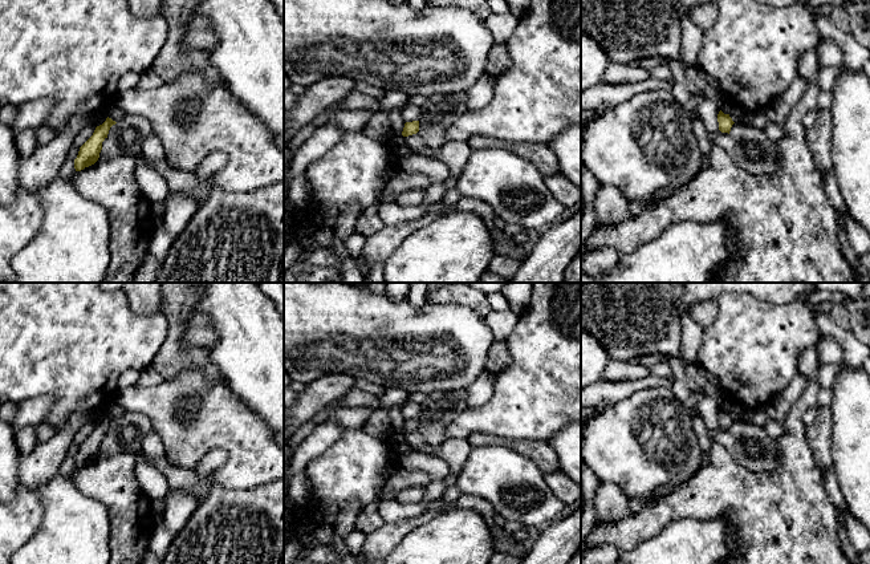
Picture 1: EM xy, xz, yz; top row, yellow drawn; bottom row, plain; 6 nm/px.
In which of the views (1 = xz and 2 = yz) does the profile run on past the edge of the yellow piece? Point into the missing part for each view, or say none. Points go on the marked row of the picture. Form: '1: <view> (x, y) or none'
1: none
2: none

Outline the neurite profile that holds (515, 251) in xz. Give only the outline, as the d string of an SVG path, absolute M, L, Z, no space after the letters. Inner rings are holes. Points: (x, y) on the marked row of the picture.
M493 240L493 253L505 255L520 261L523 261L527 256L521 246L505 244L495 240Z

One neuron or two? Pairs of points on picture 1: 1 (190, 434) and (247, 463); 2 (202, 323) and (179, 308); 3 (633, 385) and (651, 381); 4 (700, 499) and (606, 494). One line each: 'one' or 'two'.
1: one
2: two
3: one
4: two

